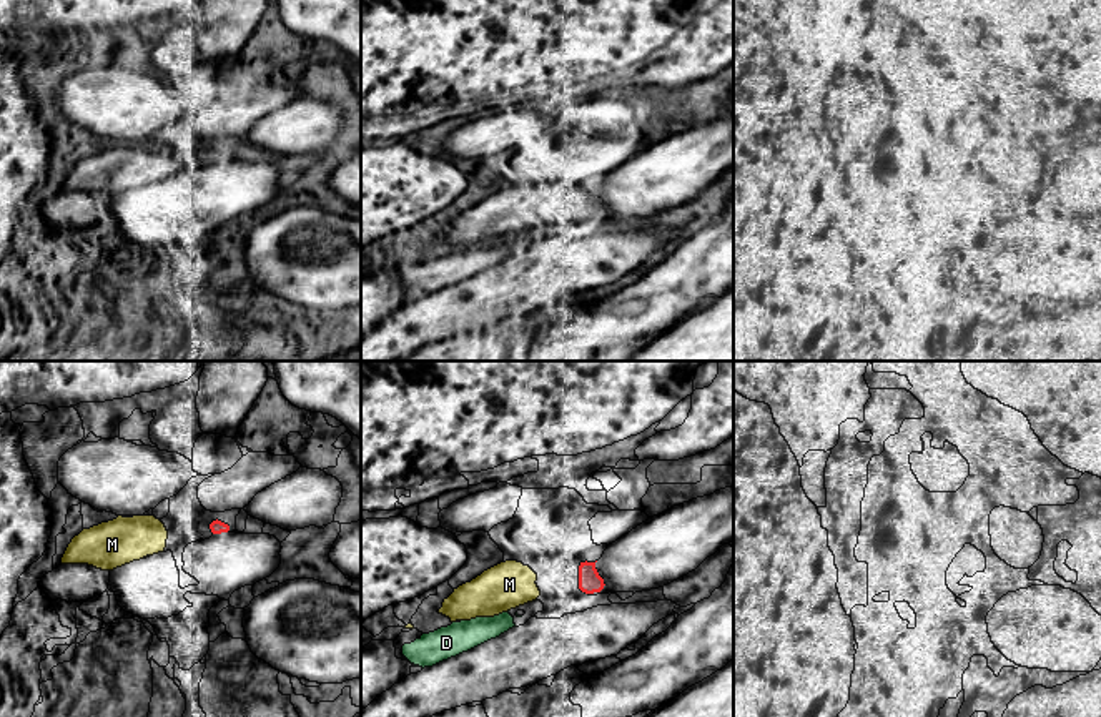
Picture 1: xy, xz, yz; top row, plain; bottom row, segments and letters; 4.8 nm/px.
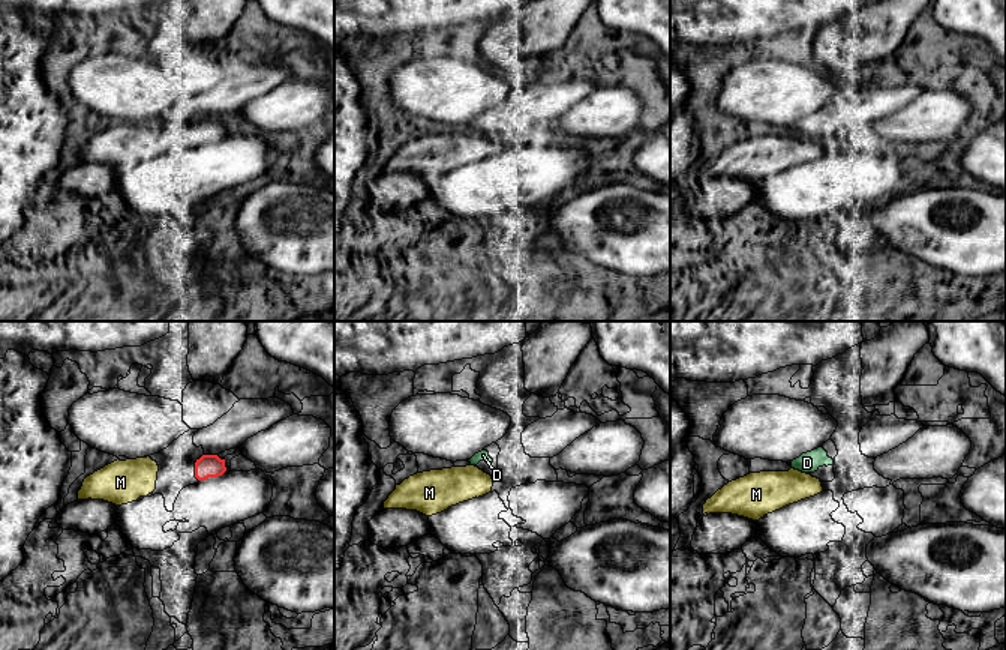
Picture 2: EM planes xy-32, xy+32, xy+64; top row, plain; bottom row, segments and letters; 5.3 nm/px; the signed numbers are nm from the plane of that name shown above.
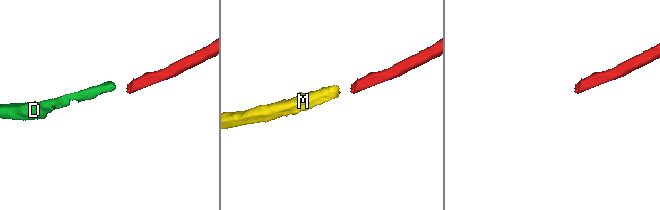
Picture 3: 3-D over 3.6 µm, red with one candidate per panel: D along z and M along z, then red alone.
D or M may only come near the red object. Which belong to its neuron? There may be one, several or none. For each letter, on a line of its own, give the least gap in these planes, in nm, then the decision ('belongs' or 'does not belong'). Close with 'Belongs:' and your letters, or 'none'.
D: 320 nm | does not belong
M: 190 nm | belongs
Belongs: M

